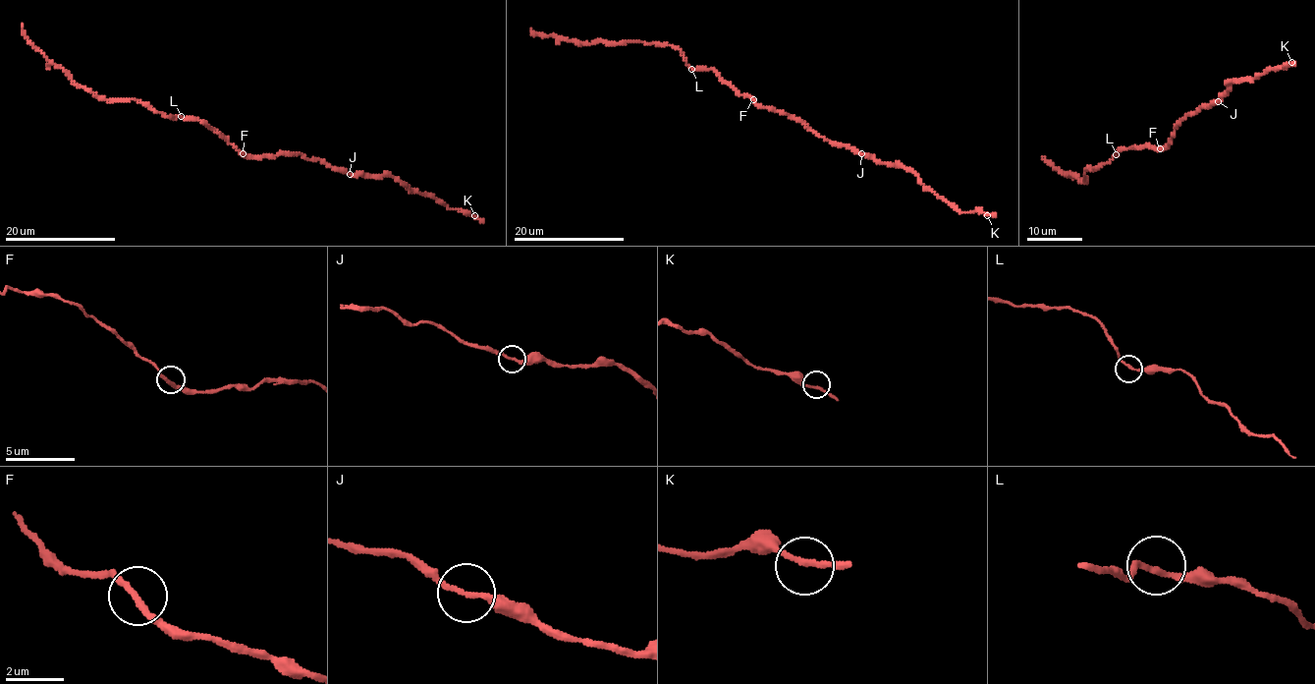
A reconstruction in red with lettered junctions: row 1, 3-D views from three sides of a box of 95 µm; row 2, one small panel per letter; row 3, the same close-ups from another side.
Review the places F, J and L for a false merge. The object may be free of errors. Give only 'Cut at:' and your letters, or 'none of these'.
Cut at: J

